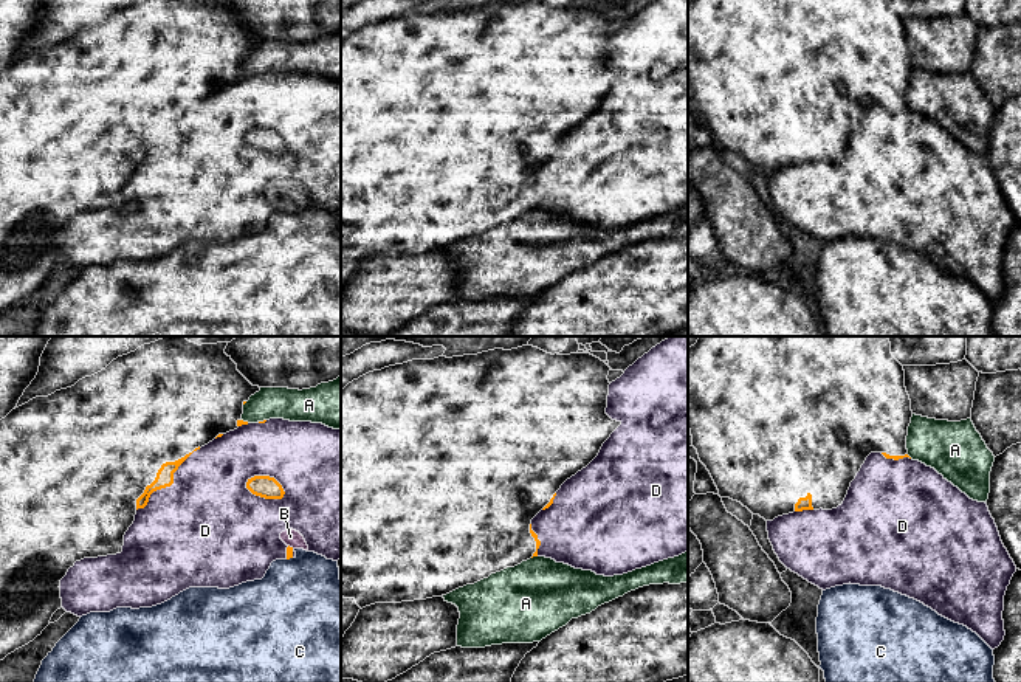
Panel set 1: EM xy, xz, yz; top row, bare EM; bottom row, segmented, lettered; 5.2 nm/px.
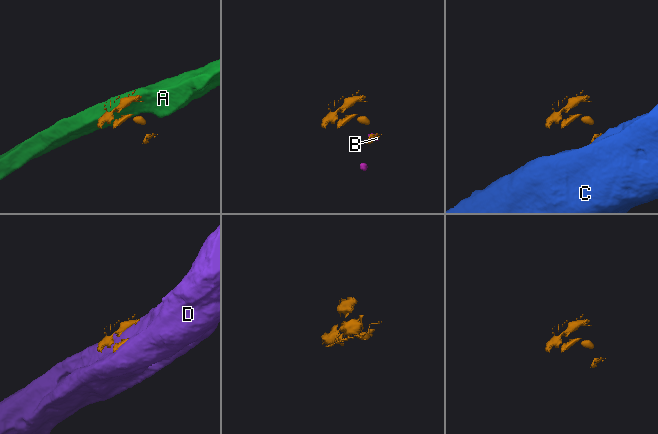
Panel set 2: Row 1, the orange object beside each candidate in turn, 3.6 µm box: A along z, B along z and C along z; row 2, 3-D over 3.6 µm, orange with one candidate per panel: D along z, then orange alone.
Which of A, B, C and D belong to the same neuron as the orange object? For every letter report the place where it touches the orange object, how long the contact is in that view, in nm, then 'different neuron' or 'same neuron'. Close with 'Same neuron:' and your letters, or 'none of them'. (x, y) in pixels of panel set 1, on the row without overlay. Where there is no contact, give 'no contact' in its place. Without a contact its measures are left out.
A: xy (245, 75) | 50 nm | different neuron
B: xy (292, 200) | 40 nm | different neuron
C: xy (288, 211) | 40 nm | different neuron
D: xy (264, 149) | 220 nm | same neuron
Same neuron: D

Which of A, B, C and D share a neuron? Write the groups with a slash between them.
A / B C / D

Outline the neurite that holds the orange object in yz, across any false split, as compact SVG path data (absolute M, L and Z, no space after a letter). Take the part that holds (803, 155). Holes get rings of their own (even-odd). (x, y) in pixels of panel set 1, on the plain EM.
M871 105L851 135L841 158L815 163L812 147L807 146L798 152L793 166L767 174L767 184L779 214L823 243L849 236L882 239L967 279L992 302L1004 293L1004 248L1016 219L1001 194L987 157L970 152L934 121L913 113L908 107Z

